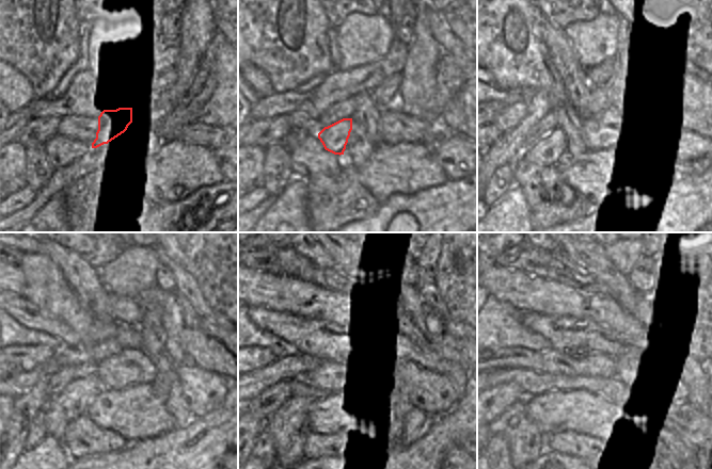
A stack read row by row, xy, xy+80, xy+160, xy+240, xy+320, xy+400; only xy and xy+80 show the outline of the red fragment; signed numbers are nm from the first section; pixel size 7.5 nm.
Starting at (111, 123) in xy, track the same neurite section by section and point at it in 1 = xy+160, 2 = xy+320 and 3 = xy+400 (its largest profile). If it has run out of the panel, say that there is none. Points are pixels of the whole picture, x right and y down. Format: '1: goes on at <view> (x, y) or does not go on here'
1: goes on at xy+160 (555, 150)
2: goes on at xy+320 (289, 425)
3: goes on at xy+400 (526, 441)

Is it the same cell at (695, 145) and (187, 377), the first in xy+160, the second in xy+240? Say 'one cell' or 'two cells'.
one cell

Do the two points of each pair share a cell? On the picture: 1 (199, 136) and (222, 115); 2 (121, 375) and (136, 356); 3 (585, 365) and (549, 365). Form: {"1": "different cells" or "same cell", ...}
{"1": "different cells", "2": "same cell", "3": "same cell"}

